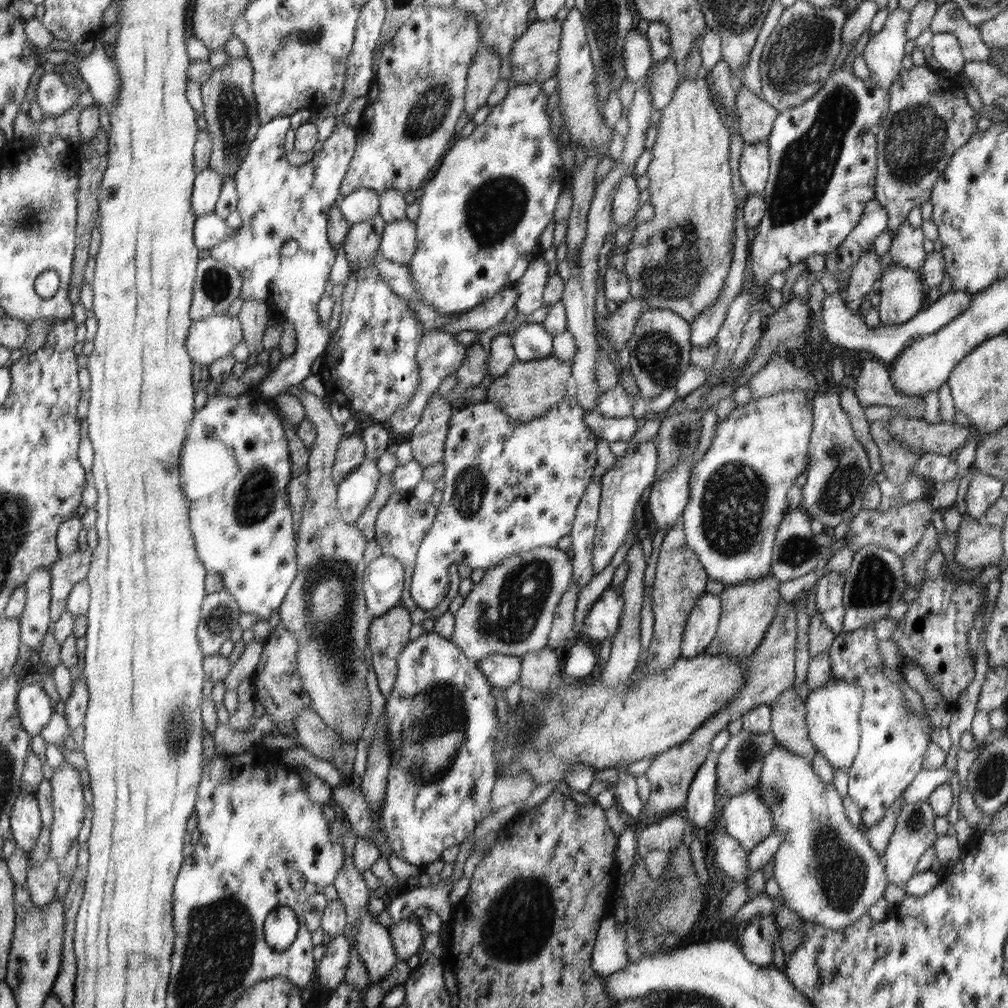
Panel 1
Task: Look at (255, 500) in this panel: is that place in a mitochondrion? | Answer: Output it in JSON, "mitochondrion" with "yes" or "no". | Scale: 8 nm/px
{"mitochondrion":"yes"}

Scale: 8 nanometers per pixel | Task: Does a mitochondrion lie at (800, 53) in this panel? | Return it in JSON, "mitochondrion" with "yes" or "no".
{"mitochondrion":"yes"}

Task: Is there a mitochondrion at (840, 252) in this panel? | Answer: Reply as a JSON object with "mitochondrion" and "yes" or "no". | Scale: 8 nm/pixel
{"mitochondrion":"no"}

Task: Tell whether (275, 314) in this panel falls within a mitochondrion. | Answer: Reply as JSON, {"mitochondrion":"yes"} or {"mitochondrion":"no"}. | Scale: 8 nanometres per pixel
{"mitochondrion":"no"}

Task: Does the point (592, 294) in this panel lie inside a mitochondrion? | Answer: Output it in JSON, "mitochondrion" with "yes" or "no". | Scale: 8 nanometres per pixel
{"mitochondrion":"no"}

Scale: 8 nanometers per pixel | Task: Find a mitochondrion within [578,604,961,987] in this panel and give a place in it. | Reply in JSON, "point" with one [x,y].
{"point":[842,873]}

